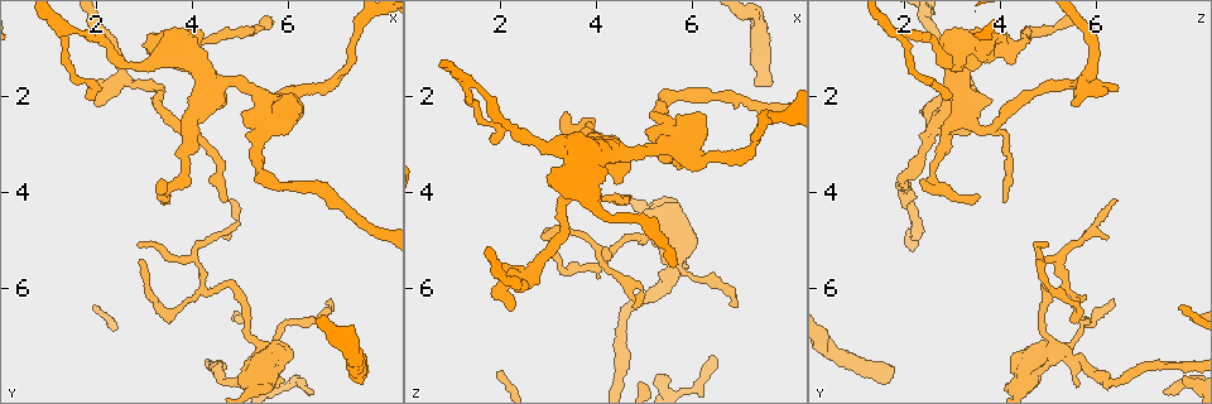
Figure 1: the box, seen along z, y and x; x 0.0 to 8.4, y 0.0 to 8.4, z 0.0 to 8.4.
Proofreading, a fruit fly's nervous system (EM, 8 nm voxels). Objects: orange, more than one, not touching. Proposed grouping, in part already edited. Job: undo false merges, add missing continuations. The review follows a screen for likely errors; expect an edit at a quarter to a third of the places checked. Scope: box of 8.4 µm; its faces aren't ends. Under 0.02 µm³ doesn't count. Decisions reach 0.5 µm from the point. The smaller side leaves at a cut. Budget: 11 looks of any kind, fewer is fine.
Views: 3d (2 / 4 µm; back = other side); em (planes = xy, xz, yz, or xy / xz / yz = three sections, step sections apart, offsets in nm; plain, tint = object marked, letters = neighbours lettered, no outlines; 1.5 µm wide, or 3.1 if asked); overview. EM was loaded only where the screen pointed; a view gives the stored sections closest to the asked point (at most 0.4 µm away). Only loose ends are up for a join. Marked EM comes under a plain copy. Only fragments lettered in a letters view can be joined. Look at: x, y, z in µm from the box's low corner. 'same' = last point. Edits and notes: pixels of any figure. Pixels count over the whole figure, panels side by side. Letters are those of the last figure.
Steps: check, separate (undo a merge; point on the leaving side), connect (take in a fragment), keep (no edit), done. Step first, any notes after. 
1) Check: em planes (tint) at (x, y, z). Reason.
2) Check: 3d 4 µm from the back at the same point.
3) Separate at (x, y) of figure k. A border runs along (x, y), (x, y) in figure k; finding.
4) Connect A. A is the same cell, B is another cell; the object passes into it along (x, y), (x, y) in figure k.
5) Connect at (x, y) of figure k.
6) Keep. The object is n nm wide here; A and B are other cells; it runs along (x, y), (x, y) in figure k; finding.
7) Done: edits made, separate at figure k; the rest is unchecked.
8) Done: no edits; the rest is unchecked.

Check: em xy step 8 (tint) at (7.35, 7.70, 1.75). Stops while still wide.

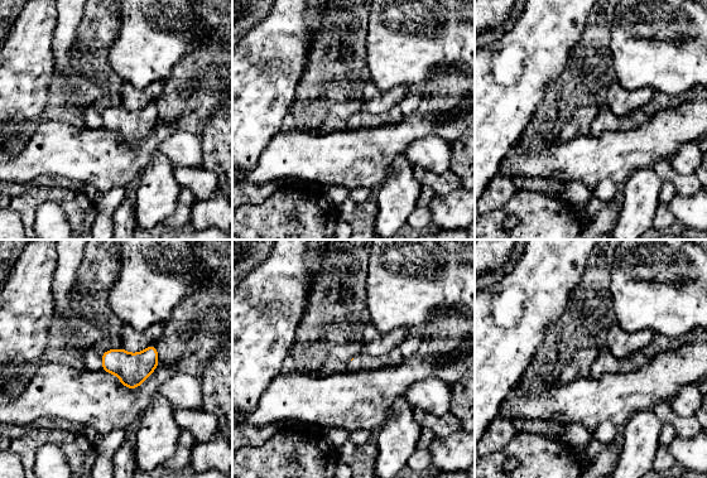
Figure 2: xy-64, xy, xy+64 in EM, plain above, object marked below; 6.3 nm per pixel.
Check: em planes (letters) at the same point.

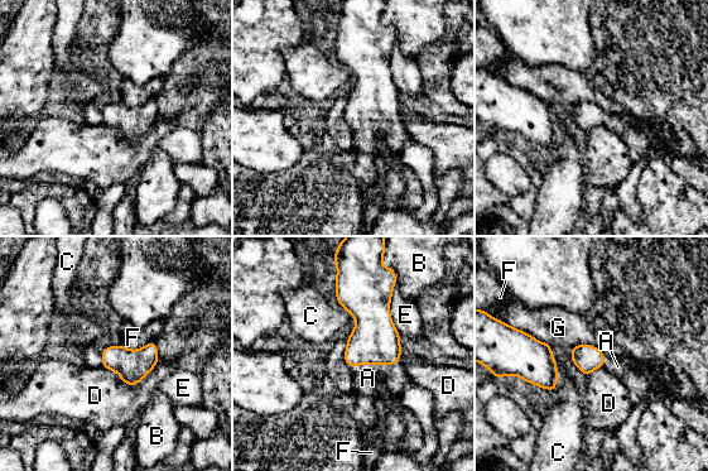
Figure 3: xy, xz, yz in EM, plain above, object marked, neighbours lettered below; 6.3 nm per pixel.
Connect A. A is the same cell, B, C, D, E, F and G are other cells; the object passes into it along (374, 340), (374, 364), (367, 378) in figure 3; it goes on there.

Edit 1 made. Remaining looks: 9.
Check: 3d 4 µm at (2.25, 1.80, 6.50). Branch stops here.

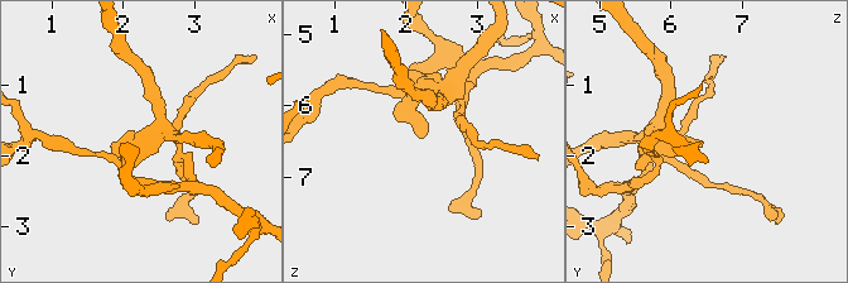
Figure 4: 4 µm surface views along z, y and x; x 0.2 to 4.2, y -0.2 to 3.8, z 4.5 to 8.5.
Check: em planes (letters) at (2.25, 1.85, 6.45). Need the tissue.

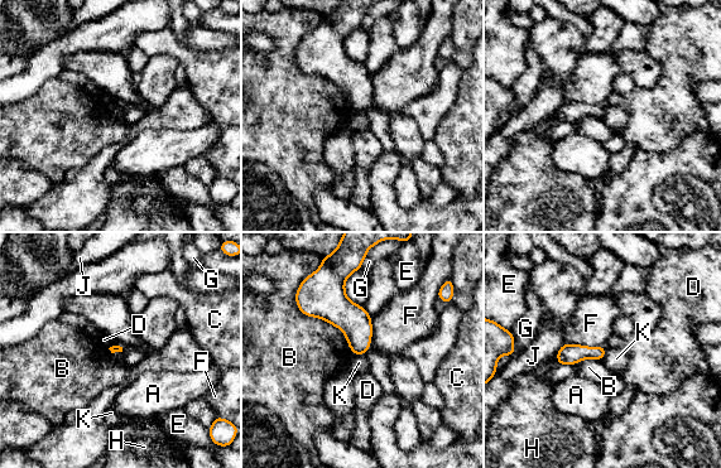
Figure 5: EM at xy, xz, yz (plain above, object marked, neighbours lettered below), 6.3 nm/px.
Keep. A, B, C, D, E, F, G, H, J and K are other cells; a border runs along (354, 353), (364, 355) in figure 5; none of them fits.

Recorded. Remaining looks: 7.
Check: 3d 4 µm at (4.70, 4.20, 4.10). Free end.

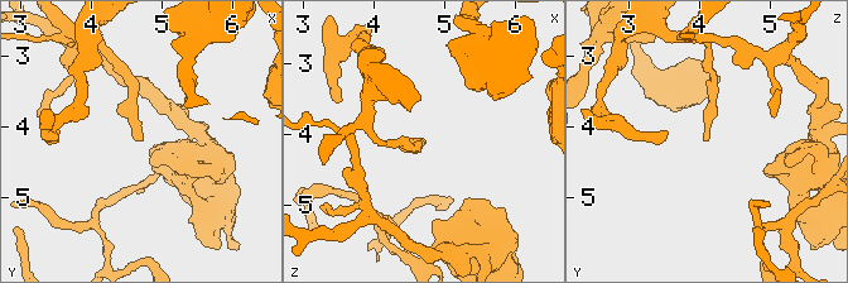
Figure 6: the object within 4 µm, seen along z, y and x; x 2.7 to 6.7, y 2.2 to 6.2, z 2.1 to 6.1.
Check: em planes (letters) at (4.70, 4.20, 4.05).

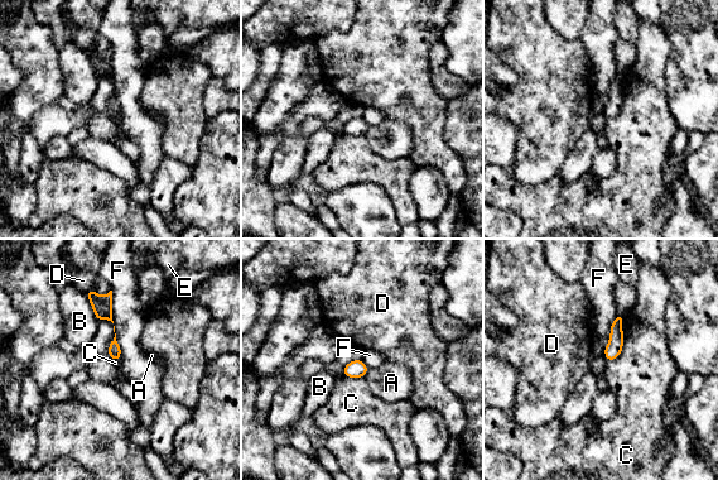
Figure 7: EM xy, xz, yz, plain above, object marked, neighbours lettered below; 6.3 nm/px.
Keep. A, B, C, D, E and F are other cells; a border runs along (114, 325), (120, 349), (117, 360) in figure 7; none of them fits.

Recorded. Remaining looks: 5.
Check: em planes (tint) at (2.85, 5.15, 4.95). Tapers out.

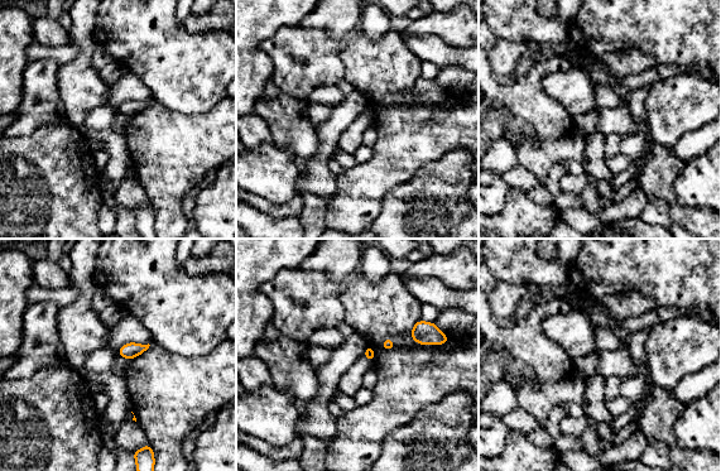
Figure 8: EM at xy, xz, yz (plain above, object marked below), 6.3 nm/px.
Check: em planes (letters) at the same point.

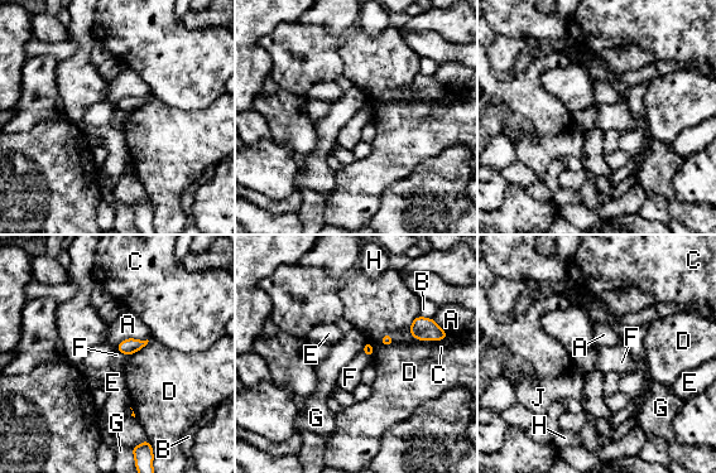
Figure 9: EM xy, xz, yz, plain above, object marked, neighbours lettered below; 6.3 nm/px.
Keep. The object is 70 nm wide here; A, B, C, D, E, F, G, H and J are other cells; a border runs along (115, 347), (126, 356) in figure 9; no lettered fragment goes on from it.

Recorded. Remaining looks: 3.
Done: edits made, connect at figure 3; the rest is unchecked.

